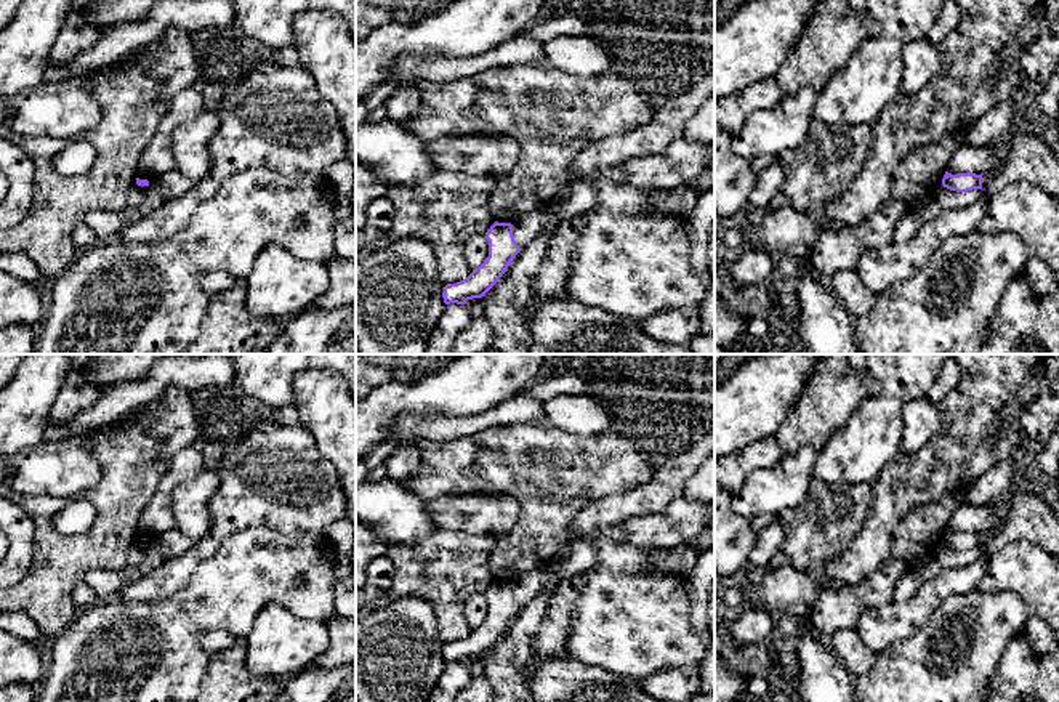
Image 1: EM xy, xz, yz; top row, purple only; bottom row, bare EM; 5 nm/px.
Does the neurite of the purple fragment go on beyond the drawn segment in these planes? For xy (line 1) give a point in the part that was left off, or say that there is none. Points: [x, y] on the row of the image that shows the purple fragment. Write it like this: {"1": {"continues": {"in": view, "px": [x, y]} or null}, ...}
{"1": {"continues": null}}

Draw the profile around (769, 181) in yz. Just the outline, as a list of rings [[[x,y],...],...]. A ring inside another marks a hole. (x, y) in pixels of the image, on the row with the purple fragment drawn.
[[[779,162],[759,173],[758,183],[748,197],[747,215],[756,218],[767,207],[783,183],[783,170]]]

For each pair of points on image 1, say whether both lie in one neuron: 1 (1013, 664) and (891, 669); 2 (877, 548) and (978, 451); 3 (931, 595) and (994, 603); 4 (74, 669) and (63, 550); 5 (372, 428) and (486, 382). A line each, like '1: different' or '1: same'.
1: different
2: same
3: different
4: different
5: same

